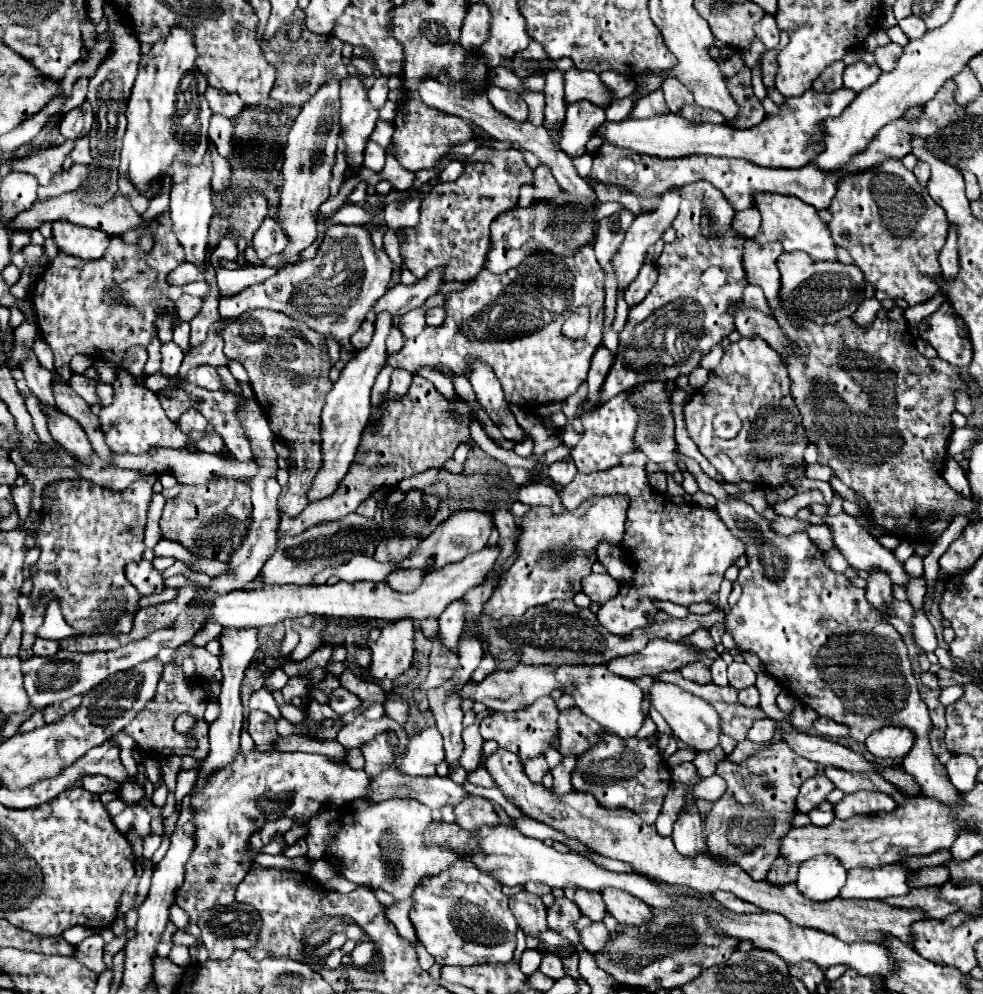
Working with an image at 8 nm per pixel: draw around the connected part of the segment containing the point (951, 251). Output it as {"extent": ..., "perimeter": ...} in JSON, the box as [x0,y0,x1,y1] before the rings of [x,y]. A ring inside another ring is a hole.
{"extent":[940,225,958,279],"perimeter":[[[951,225],[948,230],[948,236],[942,251],[940,251],[940,267],[944,273],[944,279],[954,279],[958,271],[958,251],[956,251],[957,233],[956,227]]]}

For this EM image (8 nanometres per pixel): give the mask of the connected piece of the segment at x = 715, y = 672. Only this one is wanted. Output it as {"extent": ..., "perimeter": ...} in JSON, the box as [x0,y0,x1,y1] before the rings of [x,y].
{"extent":[712,657,728,685],"perimeter":[[[718,657],[714,663],[712,663],[712,681],[716,685],[728,685],[728,679],[726,679],[726,663],[722,657]]]}

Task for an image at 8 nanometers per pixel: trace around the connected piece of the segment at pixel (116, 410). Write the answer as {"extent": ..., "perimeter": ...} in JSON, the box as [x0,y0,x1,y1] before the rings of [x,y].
{"extent":[100,371,188,453],"perimeter":[[[120,371],[118,379],[114,381],[114,401],[108,407],[102,407],[100,415],[100,429],[106,437],[106,445],[116,453],[146,453],[150,447],[172,447],[184,449],[188,439],[180,431],[180,427],[170,421],[156,397],[145,385],[136,385],[134,377],[128,371]]]}

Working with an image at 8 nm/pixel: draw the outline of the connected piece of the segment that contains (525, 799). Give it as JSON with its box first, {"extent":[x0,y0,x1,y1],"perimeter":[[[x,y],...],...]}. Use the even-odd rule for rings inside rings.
{"extent":[484,749,924,943],"perimeter":[[[496,749],[484,763],[484,769],[494,779],[496,787],[530,819],[550,825],[552,829],[564,833],[570,839],[580,841],[598,855],[630,863],[634,869],[646,873],[648,877],[660,879],[664,883],[688,885],[700,893],[714,893],[718,889],[730,891],[736,897],[754,903],[762,911],[772,911],[784,915],[790,923],[802,927],[814,927],[824,933],[838,937],[840,941],[878,941],[882,943],[886,935],[892,935],[904,943],[912,943],[908,925],[924,919],[918,911],[904,911],[900,907],[890,907],[882,901],[864,901],[864,899],[830,899],[830,901],[812,901],[800,893],[796,883],[772,885],[768,881],[754,881],[738,863],[728,859],[716,859],[708,851],[694,857],[680,855],[674,847],[672,837],[662,837],[654,825],[646,825],[634,811],[618,809],[610,811],[602,807],[590,793],[570,791],[562,797],[556,797],[552,789],[546,789],[542,783],[532,783],[522,767],[522,761],[506,751]]]}

